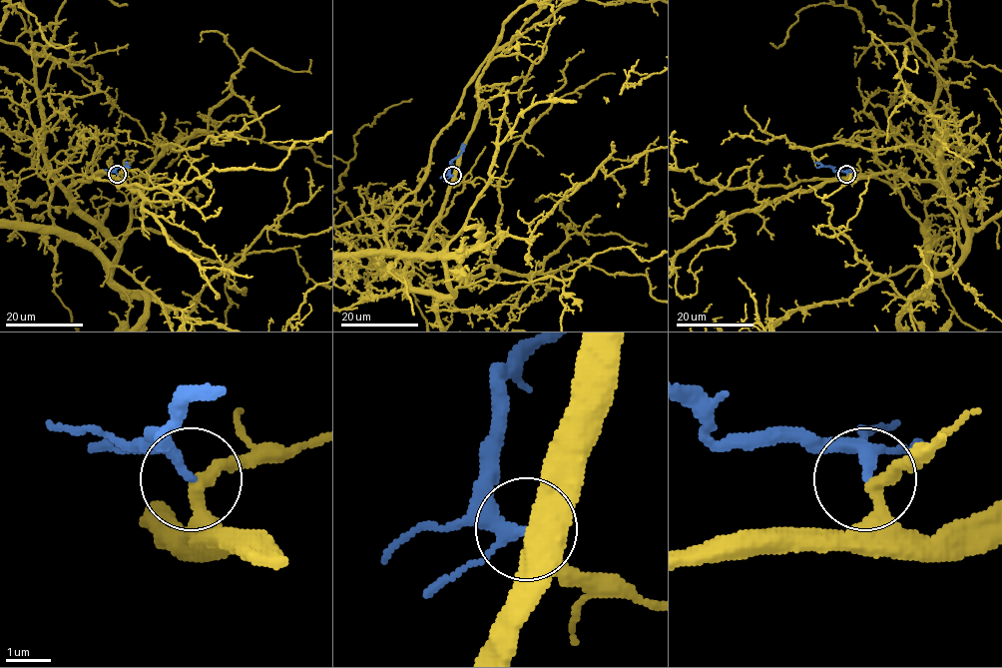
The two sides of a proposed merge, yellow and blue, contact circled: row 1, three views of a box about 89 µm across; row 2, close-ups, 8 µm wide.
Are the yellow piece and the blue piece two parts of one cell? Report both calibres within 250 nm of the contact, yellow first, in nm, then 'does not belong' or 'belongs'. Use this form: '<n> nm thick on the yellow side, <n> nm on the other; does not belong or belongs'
280 nm thick on the yellow side, 190 nm on the other; belongs

